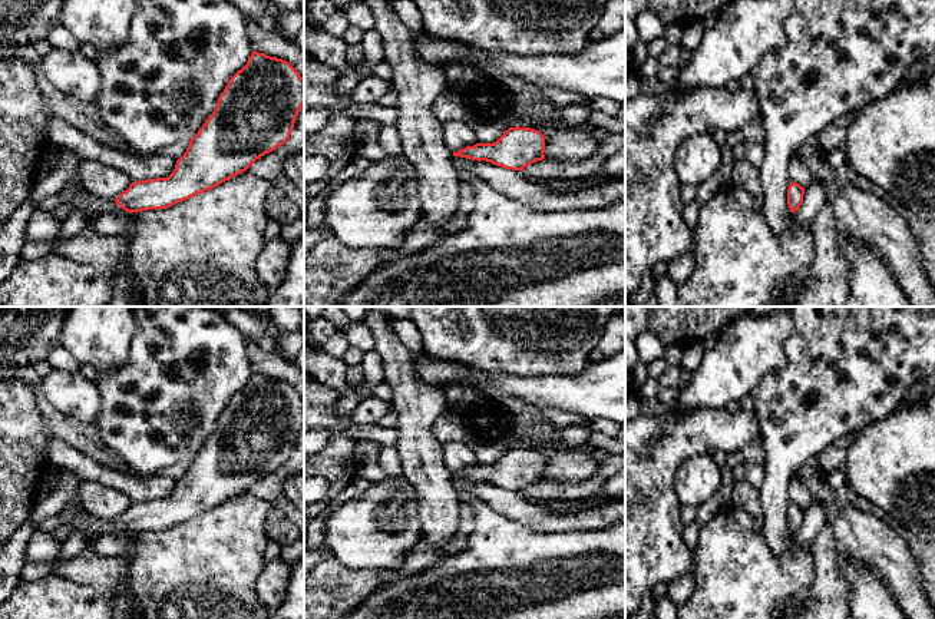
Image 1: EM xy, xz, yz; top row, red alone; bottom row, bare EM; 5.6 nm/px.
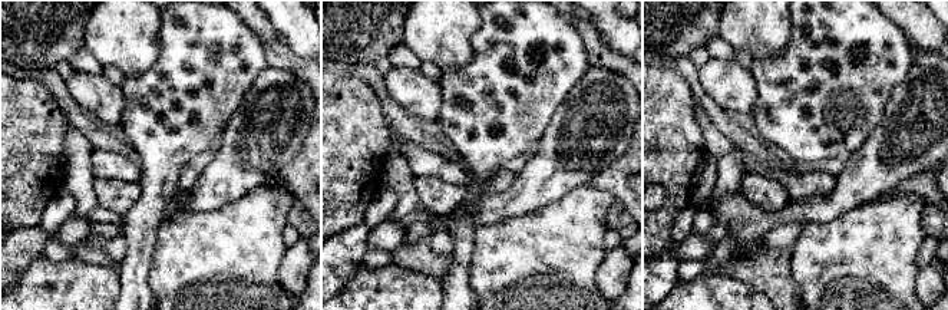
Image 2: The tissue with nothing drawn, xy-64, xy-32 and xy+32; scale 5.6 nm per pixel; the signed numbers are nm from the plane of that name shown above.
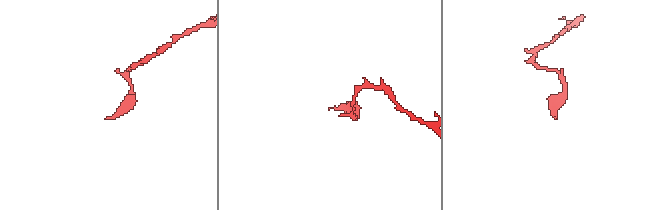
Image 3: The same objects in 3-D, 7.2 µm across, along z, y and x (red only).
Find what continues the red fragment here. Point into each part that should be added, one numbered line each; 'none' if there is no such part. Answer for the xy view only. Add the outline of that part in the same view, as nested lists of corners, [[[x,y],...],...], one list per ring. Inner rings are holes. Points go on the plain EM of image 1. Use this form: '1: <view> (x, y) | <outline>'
1: xy (92, 528) | [[[82,506],[76,510],[69,510],[62,516],[63,523],[70,523],[75,532],[80,532],[86,539],[86,546],[95,543],[99,537],[116,533],[116,523],[99,519],[87,513]]]

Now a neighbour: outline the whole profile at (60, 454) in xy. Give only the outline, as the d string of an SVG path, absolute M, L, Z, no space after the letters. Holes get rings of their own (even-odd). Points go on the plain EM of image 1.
M47 431L47 453L50 464L73 471L80 481L98 481L108 487L123 491L132 503L168 499L176 486L171 477L158 474L149 479L122 473L119 467L105 467L75 450L63 440Z

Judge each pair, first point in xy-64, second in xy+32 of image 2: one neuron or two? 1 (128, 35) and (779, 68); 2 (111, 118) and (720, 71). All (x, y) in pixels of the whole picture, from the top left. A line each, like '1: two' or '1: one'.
1: two
2: one

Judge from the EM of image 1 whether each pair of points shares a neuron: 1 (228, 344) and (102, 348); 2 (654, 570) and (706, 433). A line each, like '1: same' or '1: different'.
1: different
2: same

